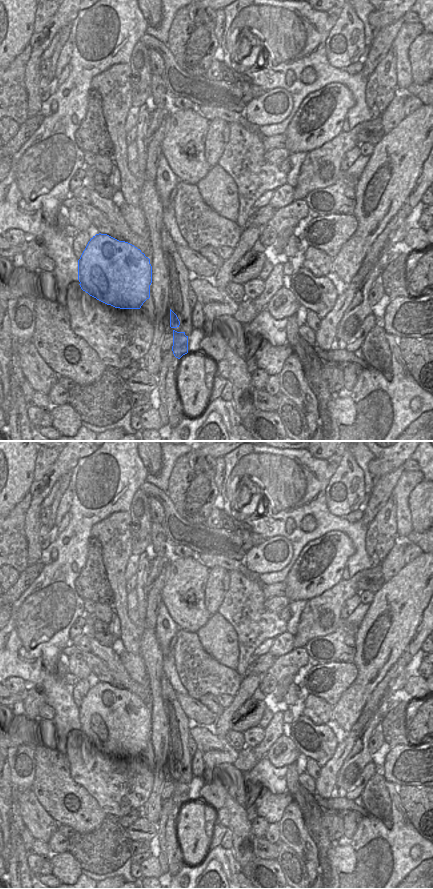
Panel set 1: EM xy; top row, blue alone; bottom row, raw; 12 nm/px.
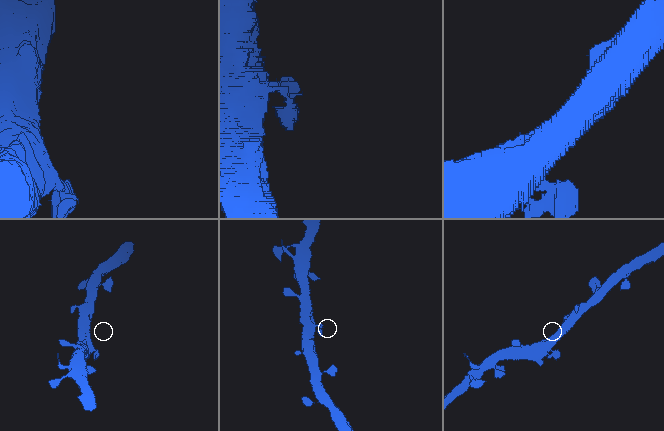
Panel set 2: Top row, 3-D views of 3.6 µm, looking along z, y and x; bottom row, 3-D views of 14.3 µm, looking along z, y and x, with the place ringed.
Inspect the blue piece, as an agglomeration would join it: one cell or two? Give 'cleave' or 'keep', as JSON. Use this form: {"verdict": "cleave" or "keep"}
{"verdict": "keep"}

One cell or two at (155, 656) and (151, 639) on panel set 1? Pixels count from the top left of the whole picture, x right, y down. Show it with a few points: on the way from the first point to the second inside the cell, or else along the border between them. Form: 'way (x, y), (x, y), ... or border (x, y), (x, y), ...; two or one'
way (151, 652), (151, 643); one

